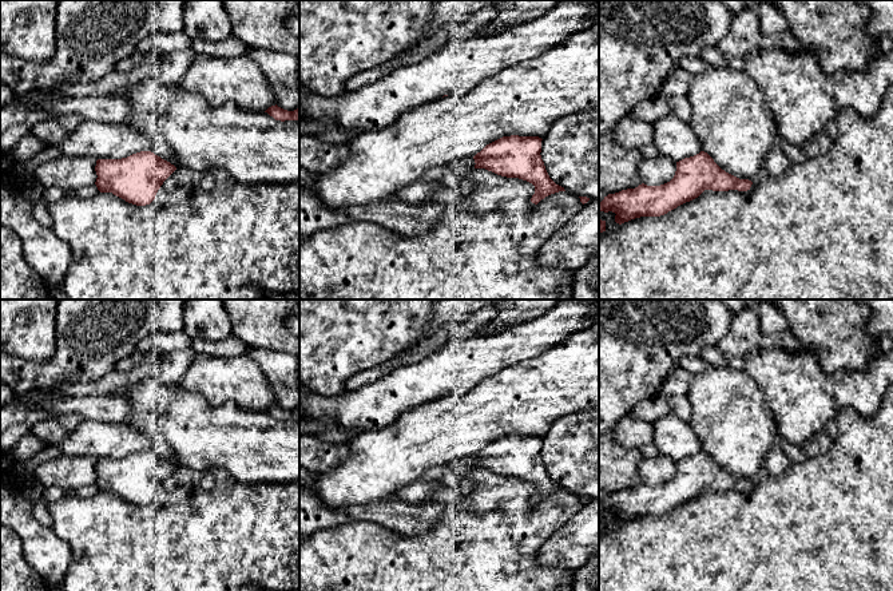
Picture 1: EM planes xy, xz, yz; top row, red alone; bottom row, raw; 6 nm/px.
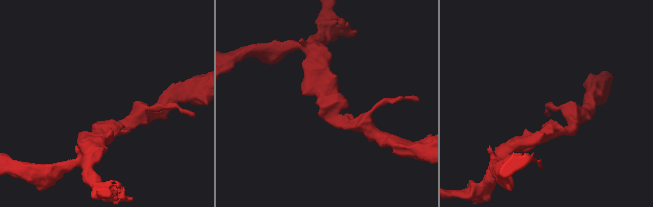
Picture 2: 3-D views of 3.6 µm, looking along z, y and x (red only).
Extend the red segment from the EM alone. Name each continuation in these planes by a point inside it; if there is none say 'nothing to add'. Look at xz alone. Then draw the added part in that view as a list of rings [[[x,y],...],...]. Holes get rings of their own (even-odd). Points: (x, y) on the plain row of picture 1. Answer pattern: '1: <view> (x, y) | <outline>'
nothing to add

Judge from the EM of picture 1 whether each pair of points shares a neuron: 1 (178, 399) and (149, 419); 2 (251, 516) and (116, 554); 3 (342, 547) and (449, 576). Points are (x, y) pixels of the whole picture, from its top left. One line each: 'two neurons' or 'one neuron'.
1: one neuron
2: one neuron
3: one neuron

